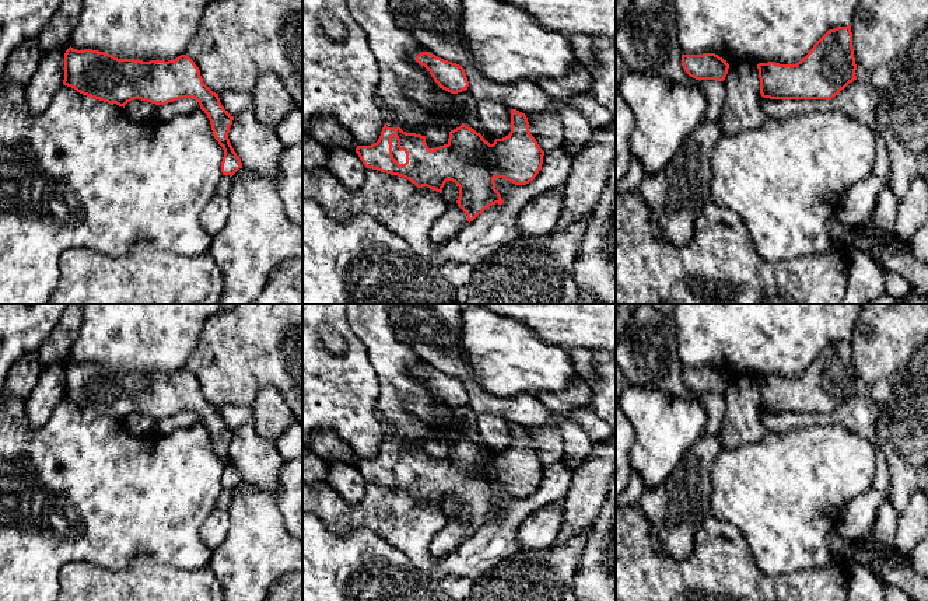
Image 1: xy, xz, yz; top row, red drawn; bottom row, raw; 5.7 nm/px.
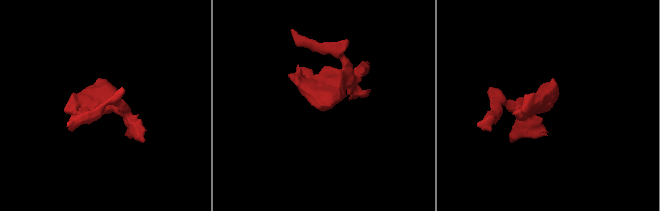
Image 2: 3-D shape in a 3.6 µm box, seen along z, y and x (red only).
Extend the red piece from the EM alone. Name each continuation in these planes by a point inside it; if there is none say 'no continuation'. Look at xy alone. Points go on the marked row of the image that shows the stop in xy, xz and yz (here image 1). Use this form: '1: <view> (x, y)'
1: xy (226, 182)

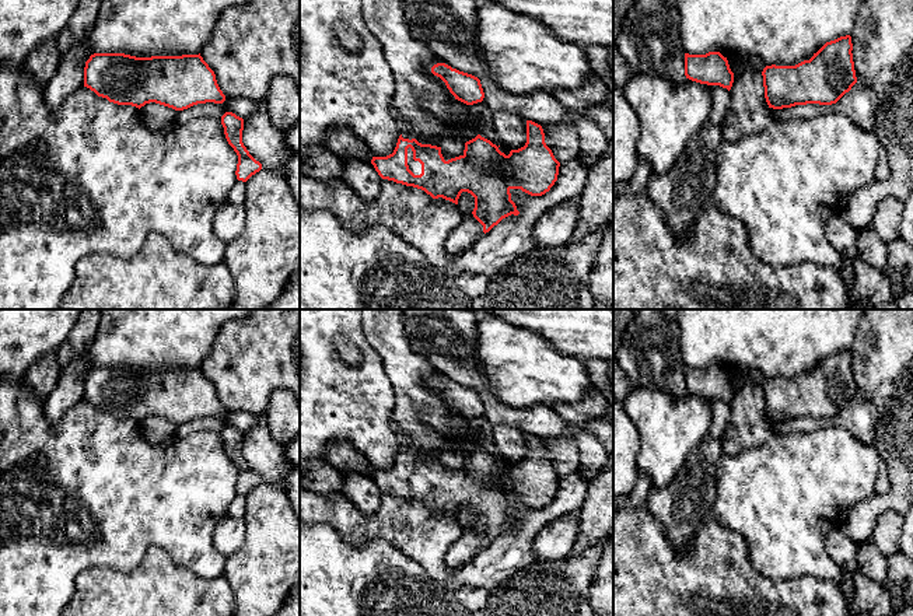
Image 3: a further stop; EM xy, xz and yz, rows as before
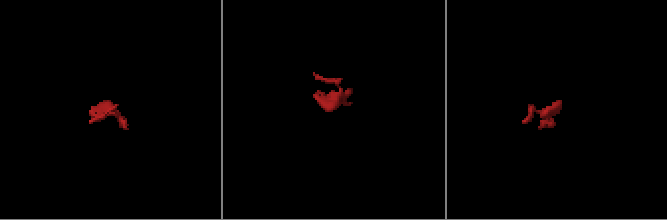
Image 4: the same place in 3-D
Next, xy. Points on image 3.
1: xy (237, 195)

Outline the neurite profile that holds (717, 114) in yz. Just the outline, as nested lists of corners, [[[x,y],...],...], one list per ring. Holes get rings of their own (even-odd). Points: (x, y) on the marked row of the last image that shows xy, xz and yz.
[[[711,85],[710,97],[713,104],[707,122],[714,126],[721,126],[731,106],[731,94],[727,88]]]

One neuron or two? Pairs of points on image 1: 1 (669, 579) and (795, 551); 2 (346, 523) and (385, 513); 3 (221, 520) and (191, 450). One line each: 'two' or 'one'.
1: two
2: one
3: two

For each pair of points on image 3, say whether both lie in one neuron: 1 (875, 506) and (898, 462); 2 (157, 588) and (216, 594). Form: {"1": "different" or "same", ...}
{"1": "same", "2": "same"}

